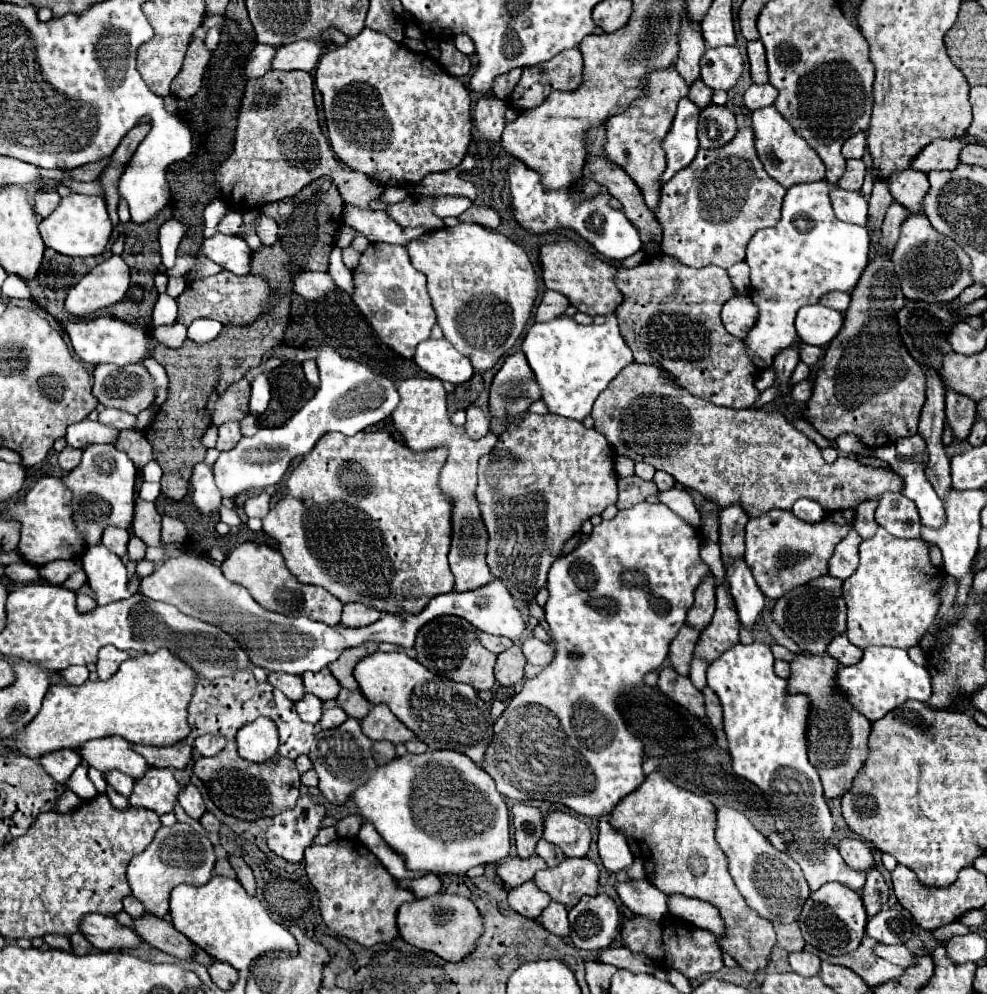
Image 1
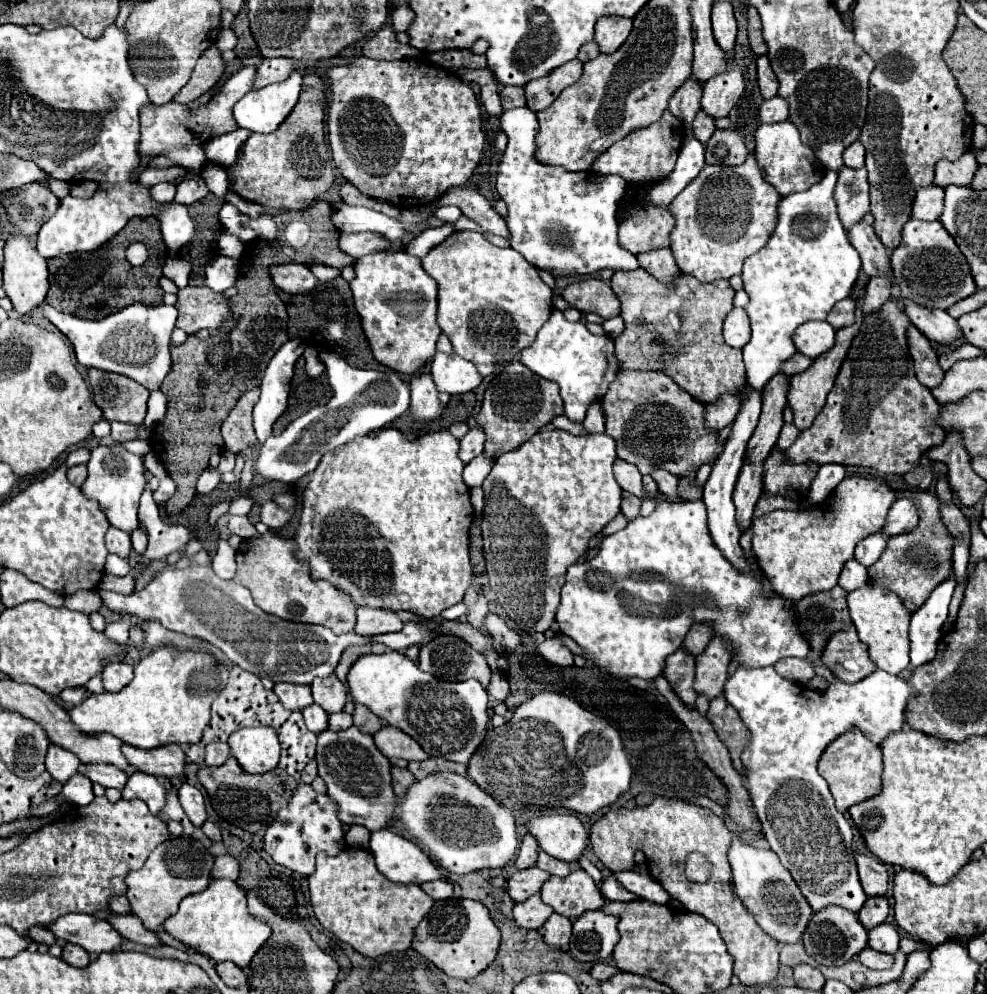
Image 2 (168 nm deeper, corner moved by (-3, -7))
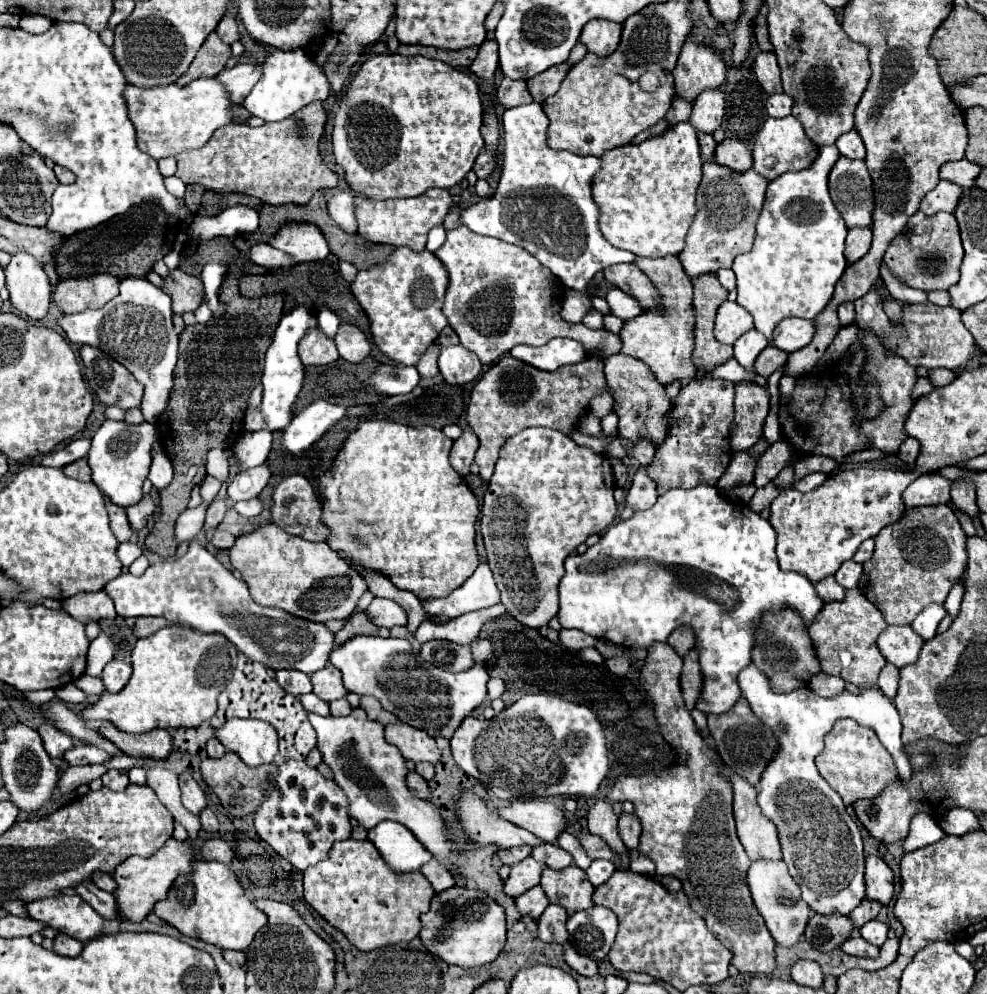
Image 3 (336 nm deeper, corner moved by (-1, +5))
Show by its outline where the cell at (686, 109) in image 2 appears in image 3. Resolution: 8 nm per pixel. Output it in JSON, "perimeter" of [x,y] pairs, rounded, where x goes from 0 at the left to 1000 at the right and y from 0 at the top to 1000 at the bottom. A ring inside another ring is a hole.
{"perimeter":[[[685,97],[683,103],[681,103],[681,109],[679,109],[677,115],[673,117],[673,121],[675,121],[679,127],[683,127],[683,125],[689,125],[689,123],[695,123],[695,121],[699,119],[699,113],[701,113],[701,105]]]}

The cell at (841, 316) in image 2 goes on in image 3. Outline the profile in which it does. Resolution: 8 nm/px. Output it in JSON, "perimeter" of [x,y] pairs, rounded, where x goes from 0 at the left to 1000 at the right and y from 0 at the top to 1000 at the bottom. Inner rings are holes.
{"perimeter":[[[857,304],[857,306],[853,306],[853,308],[849,310],[849,318],[851,318],[851,326],[853,326],[853,328],[857,328],[857,326],[865,324],[866,322],[865,306],[863,306],[863,304]]]}

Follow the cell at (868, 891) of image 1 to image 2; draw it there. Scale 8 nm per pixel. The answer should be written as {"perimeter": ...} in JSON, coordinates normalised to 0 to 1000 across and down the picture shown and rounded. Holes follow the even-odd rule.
{"perimeter":[[[881,901],[875,907],[875,913],[871,913],[869,926],[875,930],[877,936],[883,936],[886,932],[890,932],[892,928],[898,926],[900,918],[902,918],[902,911],[896,901]]]}

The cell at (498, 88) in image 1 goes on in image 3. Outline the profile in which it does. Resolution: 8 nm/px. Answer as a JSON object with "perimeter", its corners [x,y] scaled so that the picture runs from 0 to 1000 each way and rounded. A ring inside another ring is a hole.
{"perimeter":[[[511,78],[503,97],[505,97],[505,103],[511,109],[521,109],[521,107],[527,107],[527,105],[537,105],[539,103],[539,97],[537,97],[531,80]]]}

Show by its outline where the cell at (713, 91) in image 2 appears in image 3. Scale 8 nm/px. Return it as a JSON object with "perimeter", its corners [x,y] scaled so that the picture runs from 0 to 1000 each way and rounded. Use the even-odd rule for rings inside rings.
{"perimeter":[[[732,89],[715,91],[707,97],[701,107],[701,117],[697,119],[705,133],[723,135],[734,119],[734,93]]]}

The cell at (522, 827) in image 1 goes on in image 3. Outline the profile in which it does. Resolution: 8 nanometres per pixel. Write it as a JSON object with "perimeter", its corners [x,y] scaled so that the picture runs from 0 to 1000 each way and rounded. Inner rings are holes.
{"perimeter":[[[525,851],[525,853],[515,853],[515,855],[509,855],[509,853],[507,853],[507,855],[505,855],[505,863],[507,863],[509,869],[521,871],[521,869],[529,867],[531,863],[535,863],[537,857],[539,857],[537,851]]]}

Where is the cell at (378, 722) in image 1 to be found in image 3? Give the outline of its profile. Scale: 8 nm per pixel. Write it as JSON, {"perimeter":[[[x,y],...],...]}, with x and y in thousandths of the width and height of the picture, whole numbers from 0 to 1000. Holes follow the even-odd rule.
{"perimeter":[[[393,728],[391,730],[391,744],[399,748],[411,765],[417,767],[436,767],[444,769],[448,755],[442,751],[440,742],[432,736],[417,732],[413,728]]]}

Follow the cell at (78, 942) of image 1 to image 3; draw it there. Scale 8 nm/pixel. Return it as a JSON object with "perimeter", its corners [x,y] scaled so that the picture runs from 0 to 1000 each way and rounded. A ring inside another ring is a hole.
{"perimeter":[[[59,938],[57,944],[55,944],[55,954],[53,956],[57,960],[63,960],[63,962],[79,962],[83,958],[83,954],[85,954],[83,948],[79,948],[79,946],[75,946],[75,944]]]}

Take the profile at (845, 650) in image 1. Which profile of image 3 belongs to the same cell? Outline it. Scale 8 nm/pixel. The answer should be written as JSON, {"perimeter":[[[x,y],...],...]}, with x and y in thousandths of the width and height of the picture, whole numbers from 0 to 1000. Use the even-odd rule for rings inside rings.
{"perimeter":[[[857,594],[855,604],[833,610],[833,616],[829,616],[825,628],[821,628],[819,638],[825,644],[833,674],[837,678],[851,680],[869,692],[877,692],[877,688],[888,688],[892,674],[898,670],[898,664],[888,650],[894,632],[898,632],[898,624],[892,614],[879,606],[871,594]]]}

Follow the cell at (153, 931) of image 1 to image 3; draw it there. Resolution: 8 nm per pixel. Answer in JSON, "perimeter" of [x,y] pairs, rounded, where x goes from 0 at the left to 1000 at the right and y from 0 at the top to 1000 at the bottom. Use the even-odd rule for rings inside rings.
{"perimeter":[[[87,885],[87,889],[77,889],[75,895],[79,897],[79,901],[83,901],[83,905],[87,905],[103,924],[111,926],[111,924],[120,924],[120,915],[118,915],[118,905],[111,897],[101,895],[95,887]]]}

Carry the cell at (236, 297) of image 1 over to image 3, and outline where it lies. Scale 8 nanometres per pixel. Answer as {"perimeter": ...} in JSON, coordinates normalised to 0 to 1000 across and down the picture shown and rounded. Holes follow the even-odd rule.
{"perimeter":[[[182,270],[170,274],[170,278],[166,280],[164,292],[174,300],[176,316],[186,316],[186,314],[199,312],[207,300],[205,282],[184,274]]]}

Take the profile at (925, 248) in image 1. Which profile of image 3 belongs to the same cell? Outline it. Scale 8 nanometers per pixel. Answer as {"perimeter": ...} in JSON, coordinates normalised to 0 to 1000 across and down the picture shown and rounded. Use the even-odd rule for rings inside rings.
{"perimeter":[[[928,213],[916,233],[912,233],[896,256],[896,266],[914,282],[914,286],[930,292],[960,292],[973,280],[973,266],[977,260],[977,249],[973,243],[973,231],[967,215],[950,213],[946,217],[938,217],[936,213]]]}

